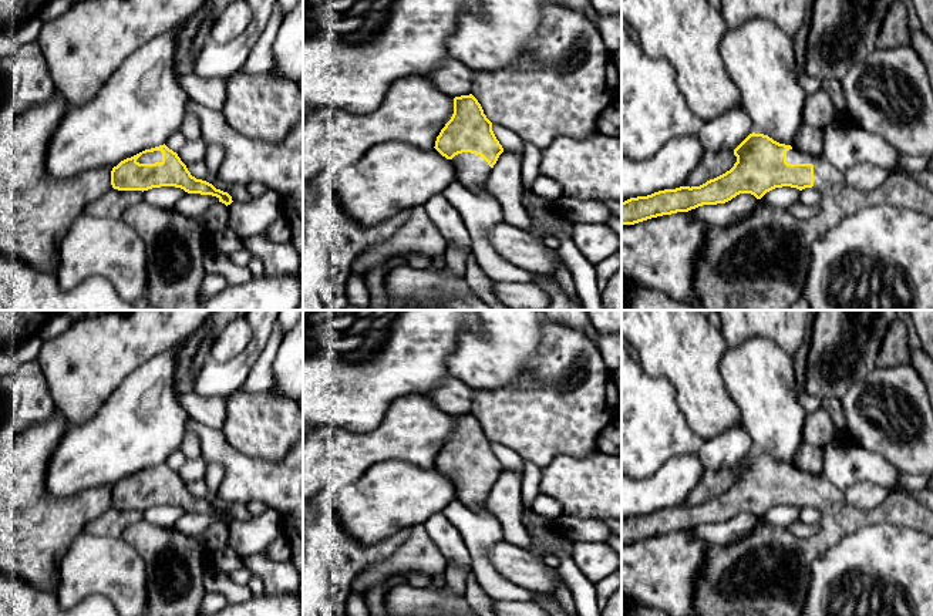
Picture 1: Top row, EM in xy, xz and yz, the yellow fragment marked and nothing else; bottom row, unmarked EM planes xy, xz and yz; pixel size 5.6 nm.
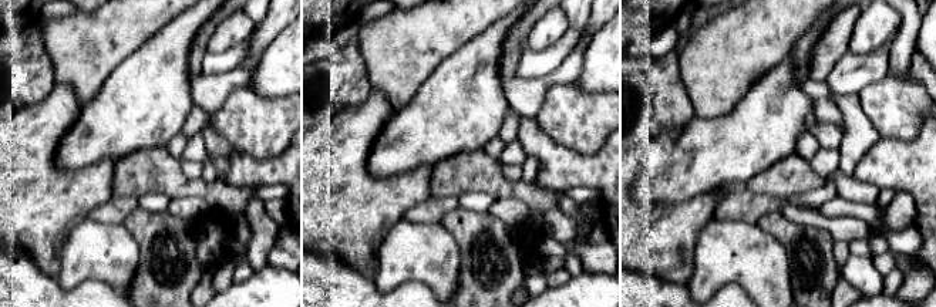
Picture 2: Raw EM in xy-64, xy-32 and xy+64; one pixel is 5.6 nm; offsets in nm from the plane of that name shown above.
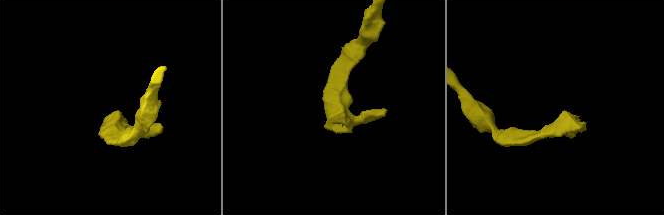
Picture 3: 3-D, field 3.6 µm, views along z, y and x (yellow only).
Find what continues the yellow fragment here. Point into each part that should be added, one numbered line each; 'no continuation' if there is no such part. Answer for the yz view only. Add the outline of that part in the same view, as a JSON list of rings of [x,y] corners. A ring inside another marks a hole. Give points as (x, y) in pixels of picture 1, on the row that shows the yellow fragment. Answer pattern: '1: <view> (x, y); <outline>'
1: yz (760, 263); [[[792,148],[787,151],[787,162],[814,165],[812,188],[821,193],[818,215],[811,219],[798,219],[785,208],[757,206],[745,219],[732,226],[718,228],[710,225],[700,257],[694,266],[693,280],[694,294],[703,310],[789,310],[789,307],[802,297],[812,243],[823,238],[825,233],[842,219],[860,209],[892,205],[933,218],[933,192],[926,191],[905,171],[889,175],[879,188],[865,192],[849,186],[845,182],[845,174],[821,155],[814,156]]]

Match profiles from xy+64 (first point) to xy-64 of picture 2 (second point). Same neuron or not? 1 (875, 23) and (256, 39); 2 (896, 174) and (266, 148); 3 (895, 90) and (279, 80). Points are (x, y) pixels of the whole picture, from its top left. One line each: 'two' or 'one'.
1: two
2: two
3: two

